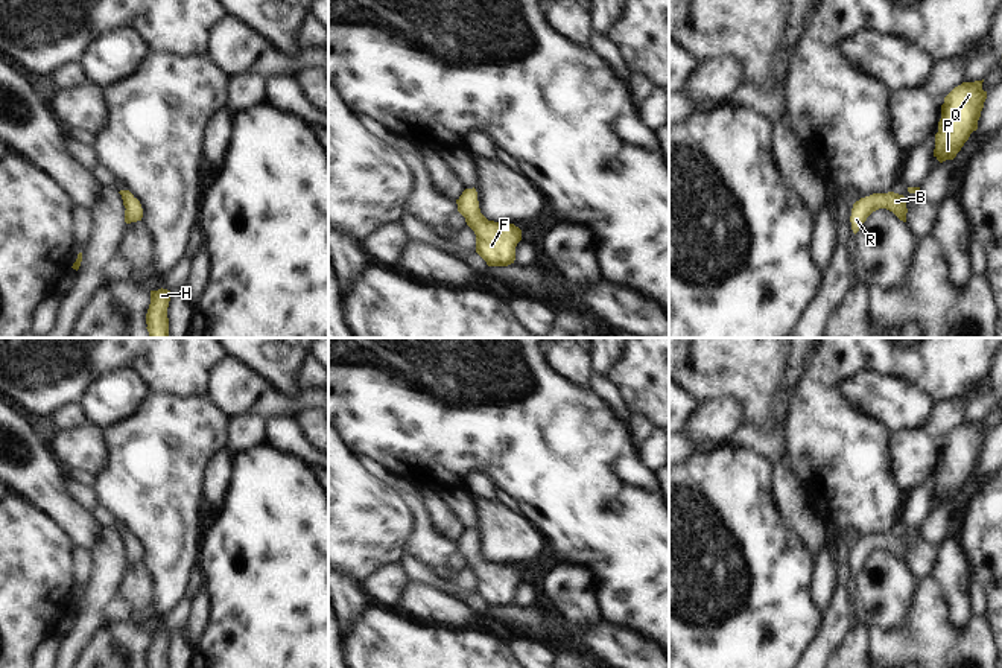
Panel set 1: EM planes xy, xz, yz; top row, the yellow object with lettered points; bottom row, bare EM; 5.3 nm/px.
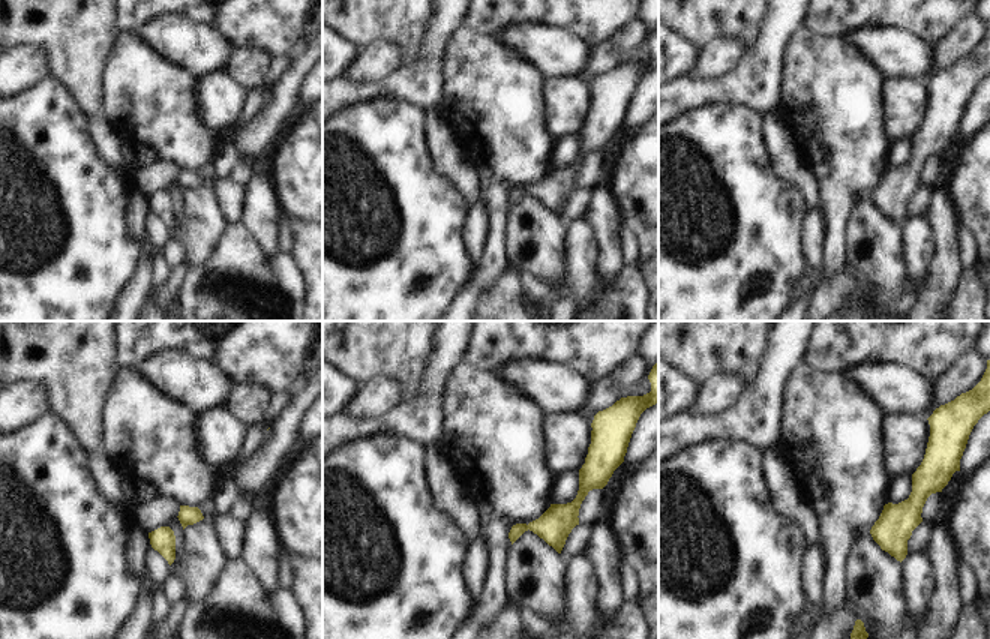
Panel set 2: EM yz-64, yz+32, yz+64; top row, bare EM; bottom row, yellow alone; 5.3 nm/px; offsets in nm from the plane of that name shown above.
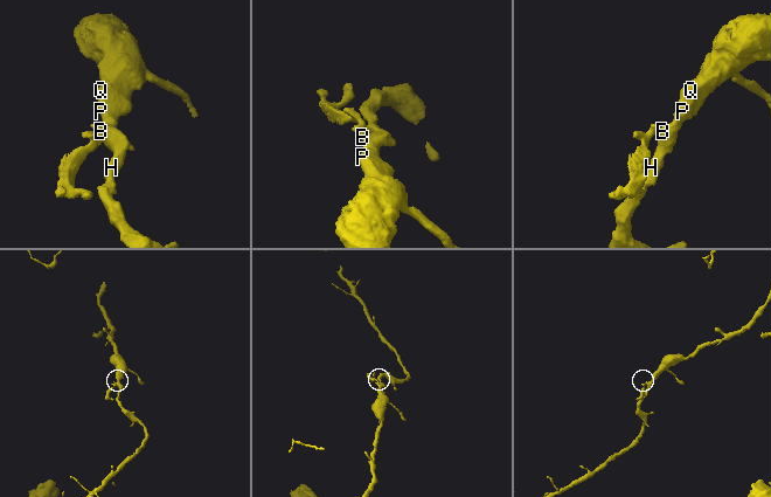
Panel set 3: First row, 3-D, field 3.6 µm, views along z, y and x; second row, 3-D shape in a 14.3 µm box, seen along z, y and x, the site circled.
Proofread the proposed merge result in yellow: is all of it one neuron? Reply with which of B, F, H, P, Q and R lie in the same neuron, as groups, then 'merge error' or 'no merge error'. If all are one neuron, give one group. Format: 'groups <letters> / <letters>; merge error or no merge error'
groups B F H P Q R; no merge error

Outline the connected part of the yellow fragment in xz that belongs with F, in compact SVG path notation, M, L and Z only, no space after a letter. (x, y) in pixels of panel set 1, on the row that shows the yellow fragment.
M465 189L456 199L458 212L476 234L476 253L488 266L508 266L515 260L522 230L514 224L488 221L479 208L476 189Z

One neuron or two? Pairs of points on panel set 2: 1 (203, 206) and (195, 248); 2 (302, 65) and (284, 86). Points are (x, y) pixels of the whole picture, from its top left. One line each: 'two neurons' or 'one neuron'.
1: one neuron
2: one neuron

